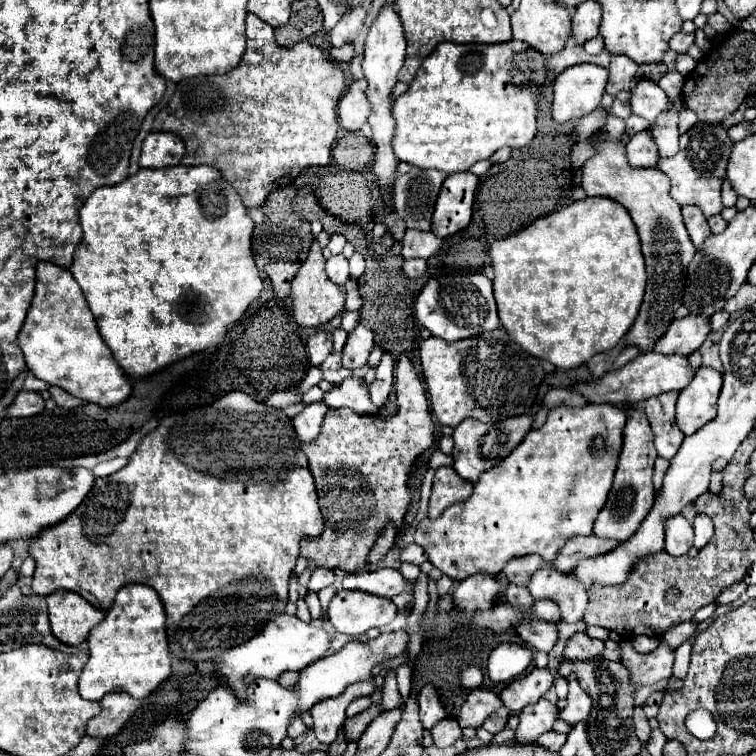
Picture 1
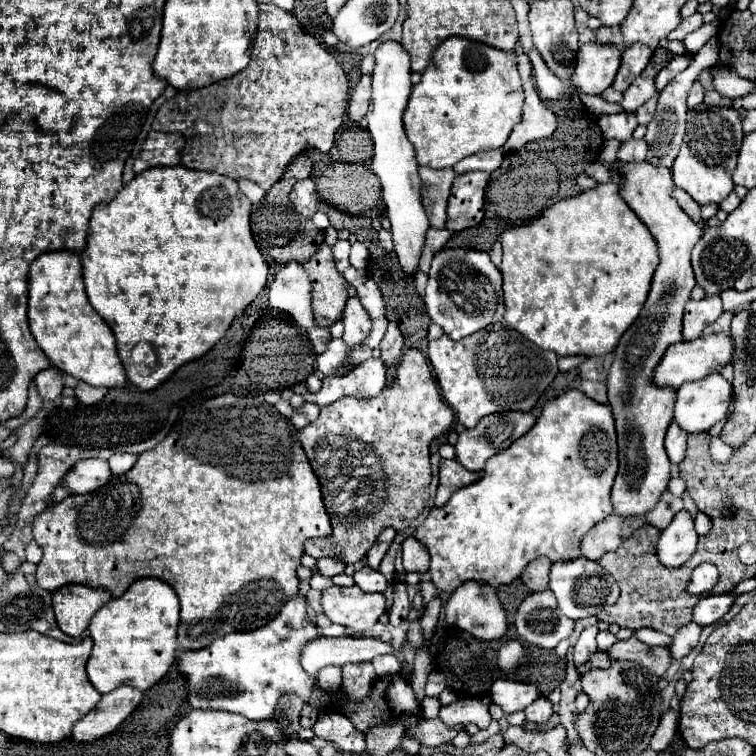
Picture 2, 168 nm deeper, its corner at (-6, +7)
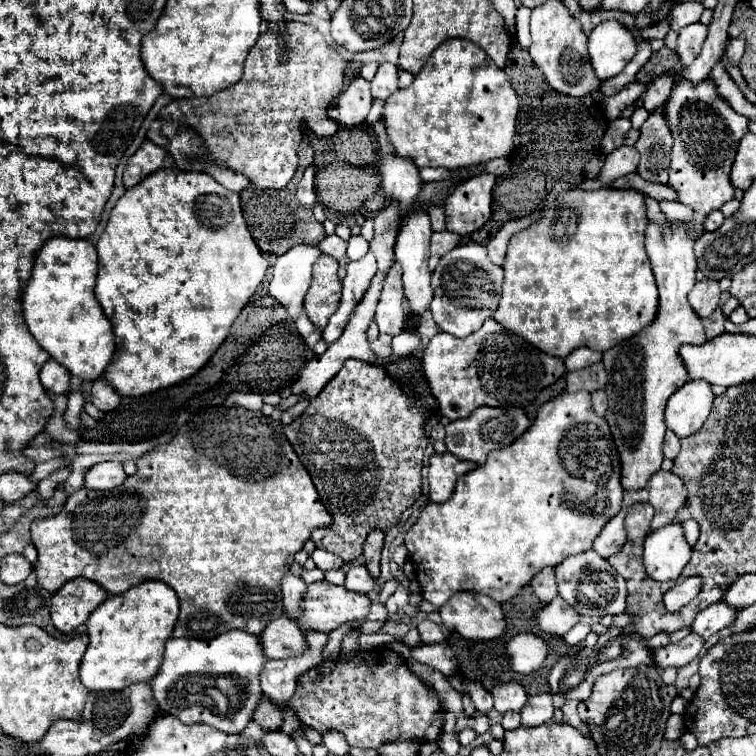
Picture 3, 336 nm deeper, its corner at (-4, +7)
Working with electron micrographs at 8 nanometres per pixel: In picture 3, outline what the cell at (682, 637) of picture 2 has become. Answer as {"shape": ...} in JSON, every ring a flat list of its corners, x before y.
{"shape":[[715,602,707,610,701,610,697,614,693,632,707,640,709,636,717,634,719,630,731,626,737,620,737,612,739,612,739,608,733,608,727,602]]}

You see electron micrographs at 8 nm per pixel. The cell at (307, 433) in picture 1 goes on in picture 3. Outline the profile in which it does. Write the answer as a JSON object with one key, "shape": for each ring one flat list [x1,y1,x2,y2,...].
{"shape":[[299,400,295,406,291,406,289,410,285,410,283,412,283,418,281,418,281,422,287,426,287,424,291,424,299,414,303,414,303,410,309,406,309,402,307,400]]}

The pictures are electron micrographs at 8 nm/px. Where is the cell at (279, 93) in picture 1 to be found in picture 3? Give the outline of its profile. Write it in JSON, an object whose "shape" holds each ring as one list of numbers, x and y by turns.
{"shape":[[291,22,291,58,283,66,279,66,279,44,271,34,263,34,257,44,251,48,243,78,233,84,231,88,217,92,209,98,185,98,185,100,173,100,167,104,159,118,161,120,173,120,173,122,185,122,193,130,197,130,203,140,207,142,209,156,203,160,225,164,233,170,239,170,245,174,255,186,259,188,275,188,281,190,289,184,289,180,297,172,297,146,301,142,303,130,301,124,305,122,309,130,315,130,317,136,333,136,337,132,337,122,327,116,327,108,331,100,335,100,345,84,345,66,347,62,333,50,327,40,311,26]]}

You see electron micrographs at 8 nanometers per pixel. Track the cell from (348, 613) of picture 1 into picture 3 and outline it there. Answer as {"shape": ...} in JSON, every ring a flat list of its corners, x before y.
{"shape":[[327,580,313,582,313,584,307,586,307,594,305,594,303,602,301,602,303,614,299,618,295,618,295,622,299,624,299,628,303,632,311,632,311,630,331,632,331,630,339,628,341,624,361,622,367,616,369,606,371,606,371,600,365,594,355,594,355,592,347,590,345,586,335,586,335,584,329,584]]}

